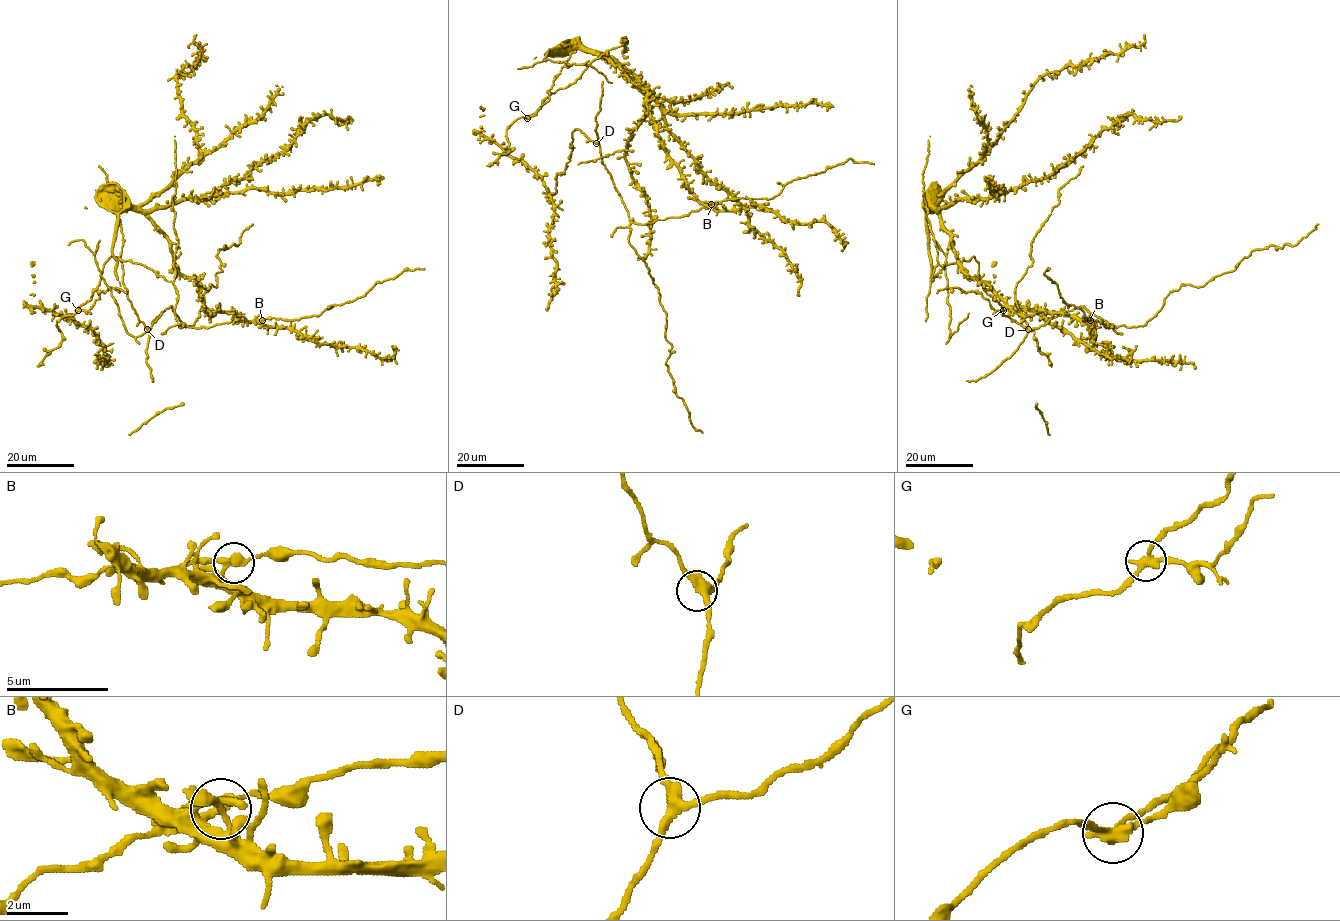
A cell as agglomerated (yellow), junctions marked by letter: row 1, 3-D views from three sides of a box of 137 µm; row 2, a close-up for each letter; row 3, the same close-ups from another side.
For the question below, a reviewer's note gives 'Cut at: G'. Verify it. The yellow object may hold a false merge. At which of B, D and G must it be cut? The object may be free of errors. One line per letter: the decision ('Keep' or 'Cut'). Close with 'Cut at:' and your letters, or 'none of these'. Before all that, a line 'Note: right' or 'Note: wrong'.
Note: right
B: Keep
D: Keep
G: Cut
Cut at: G

